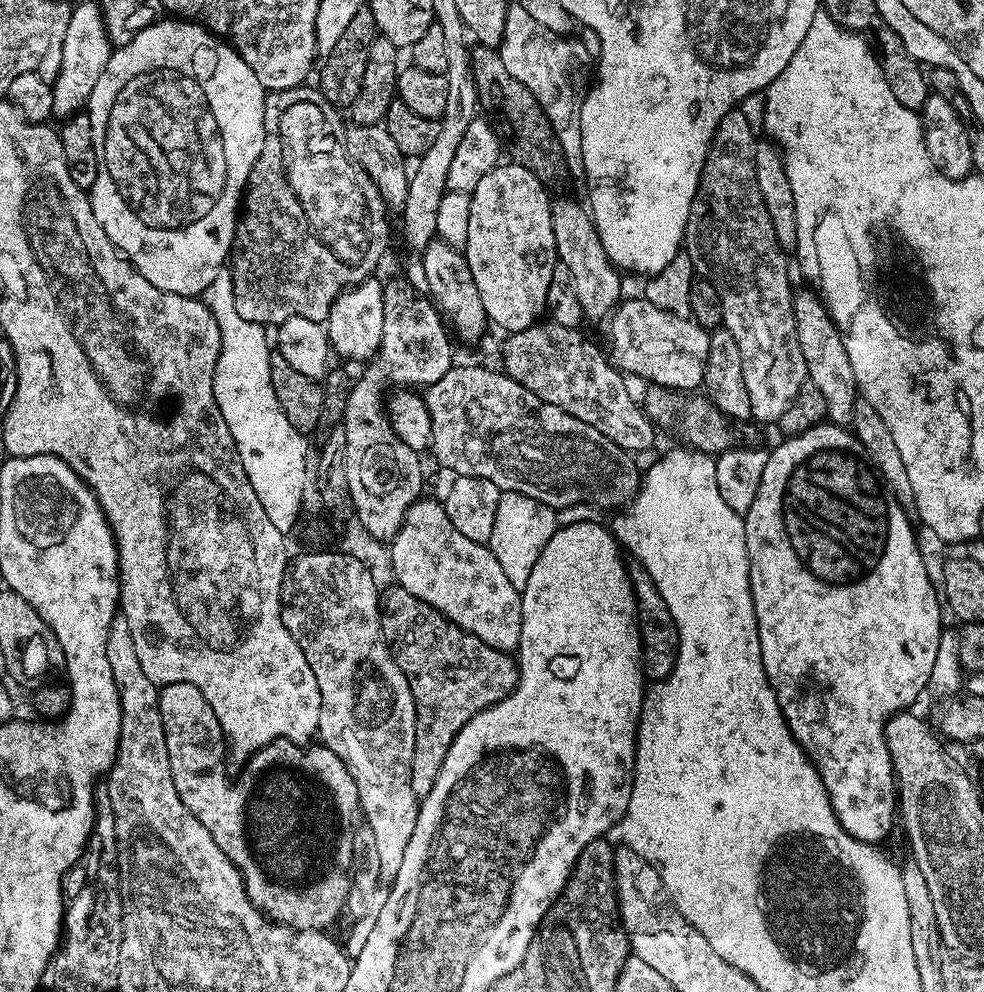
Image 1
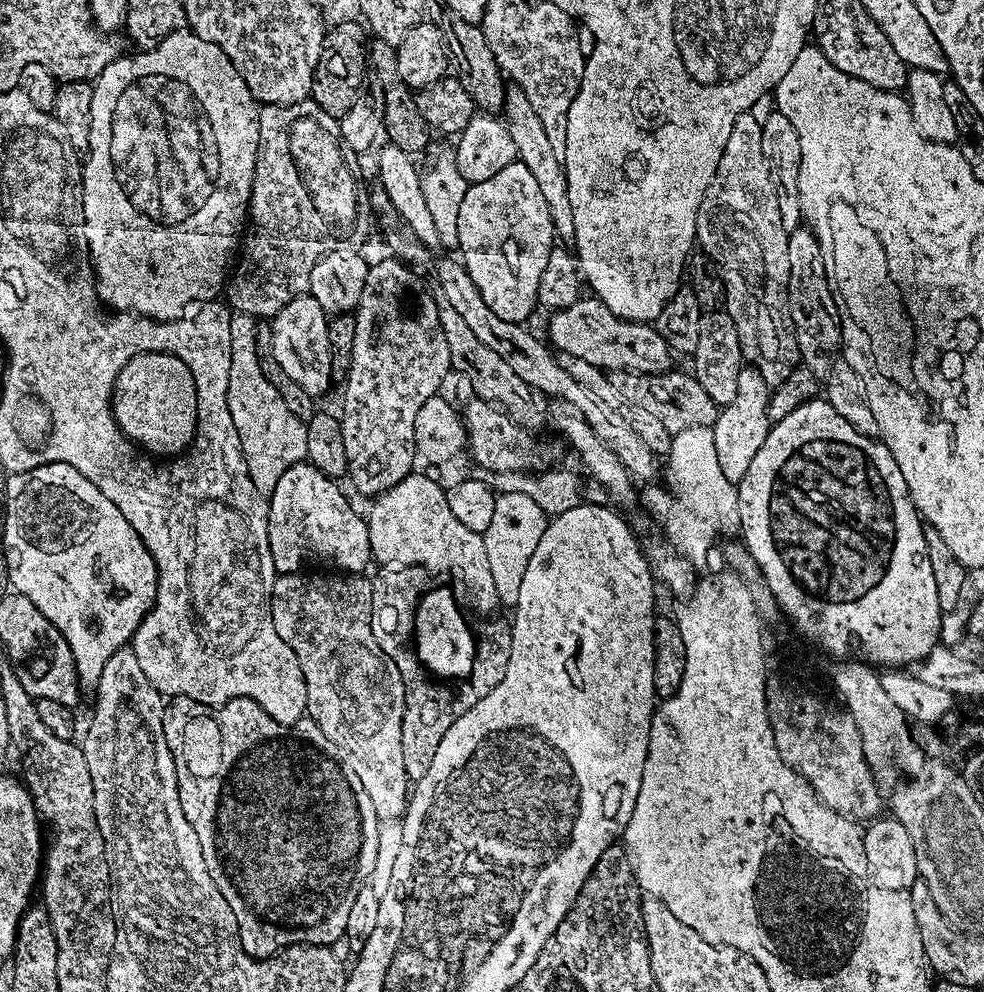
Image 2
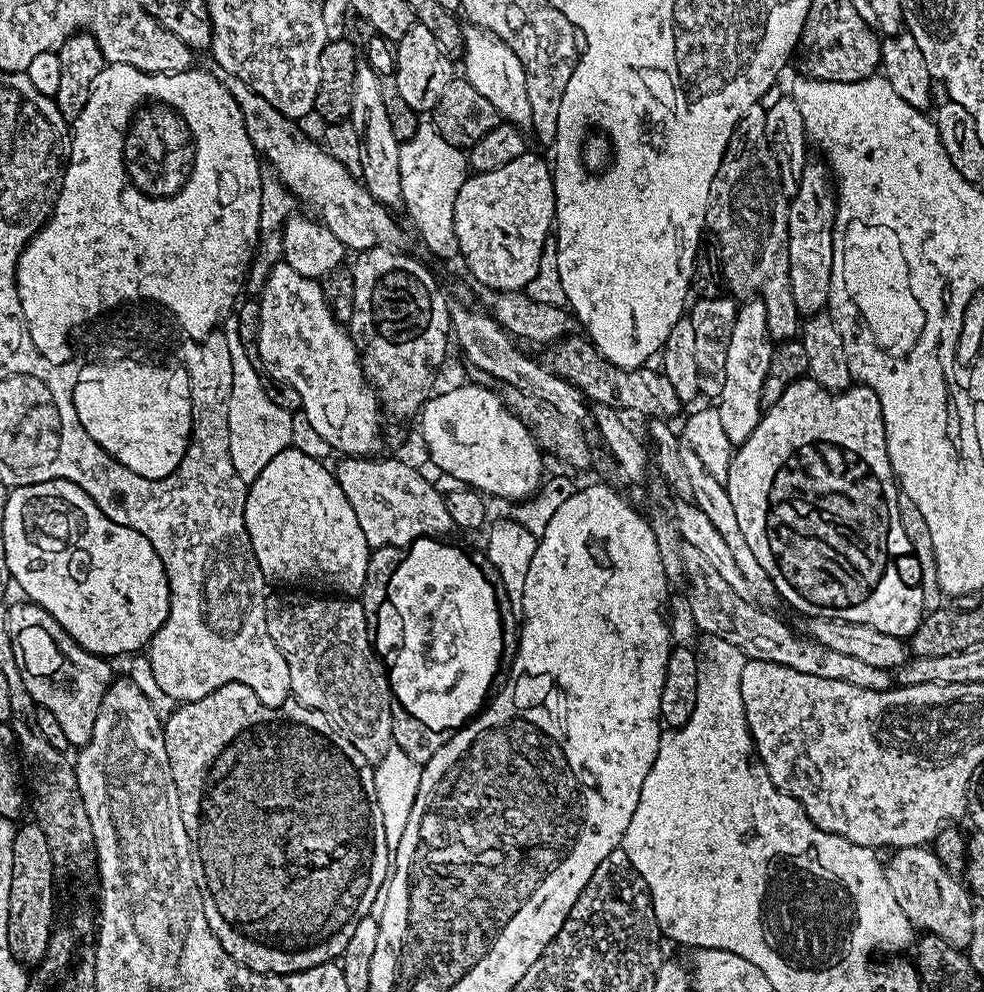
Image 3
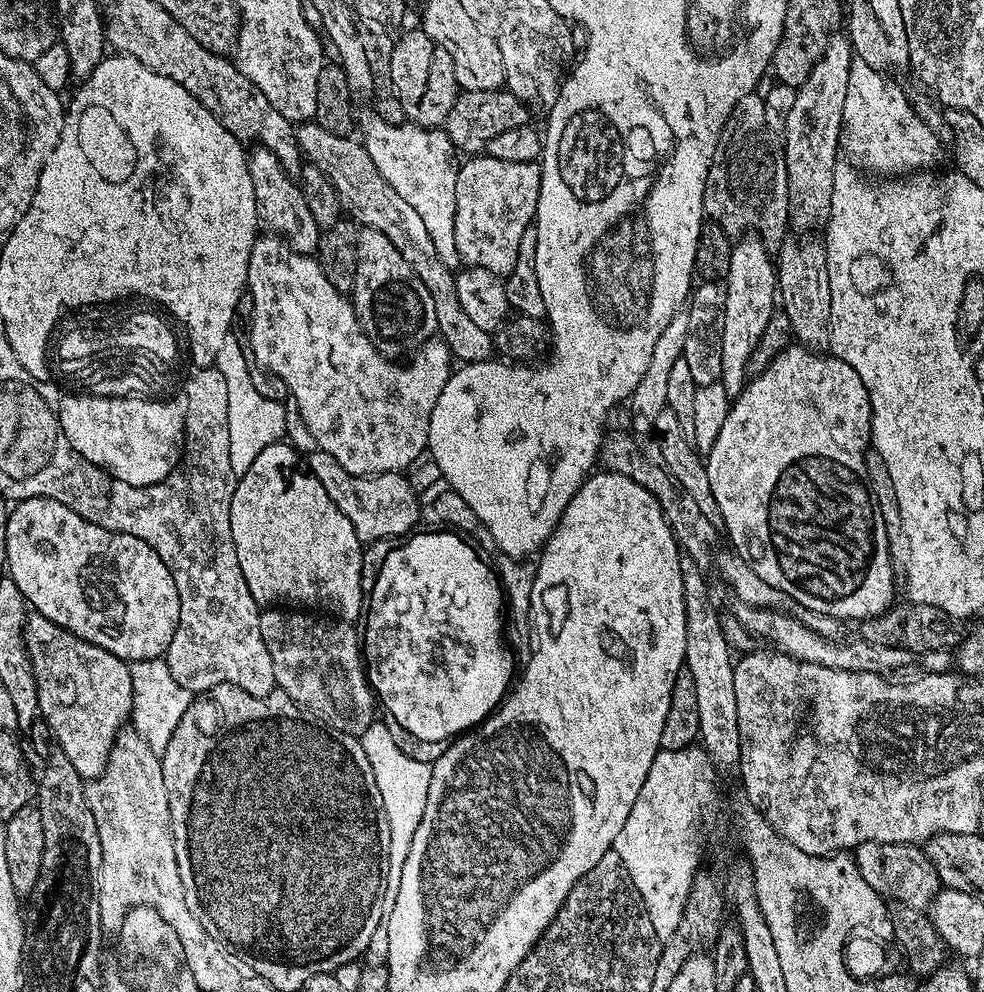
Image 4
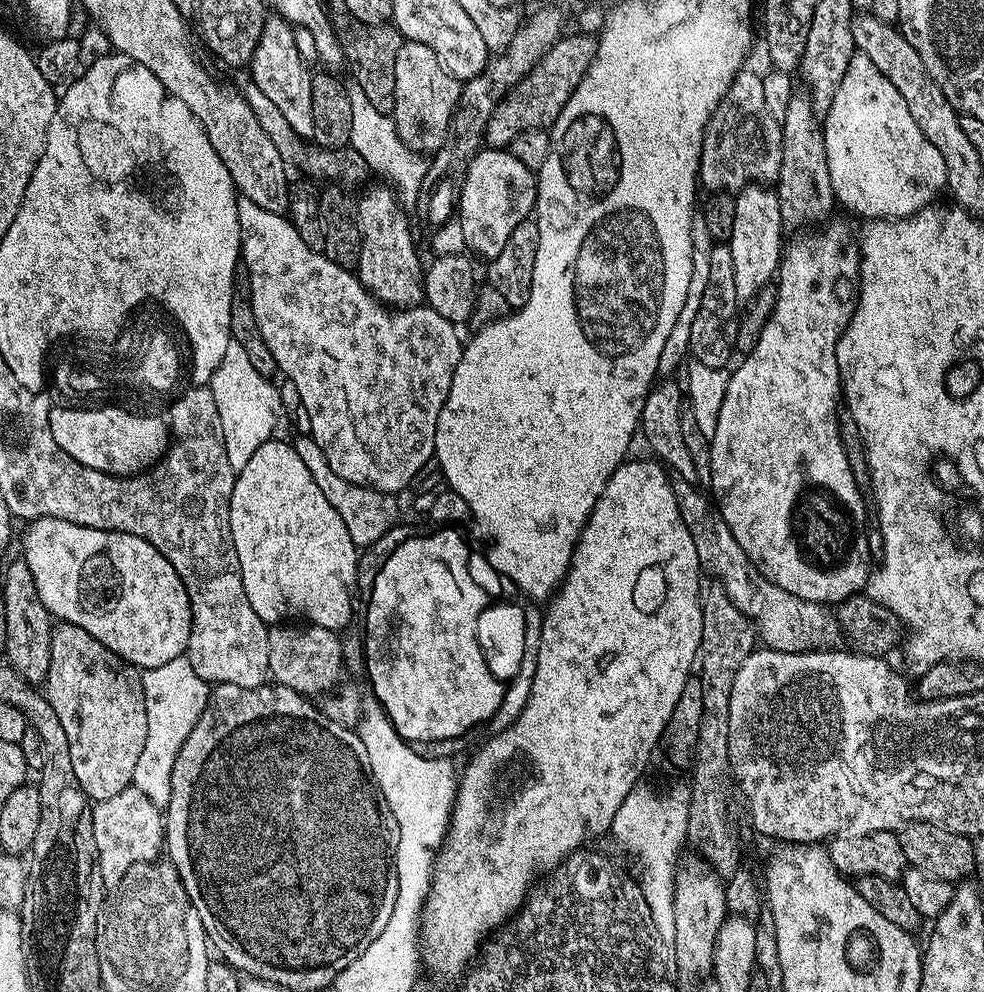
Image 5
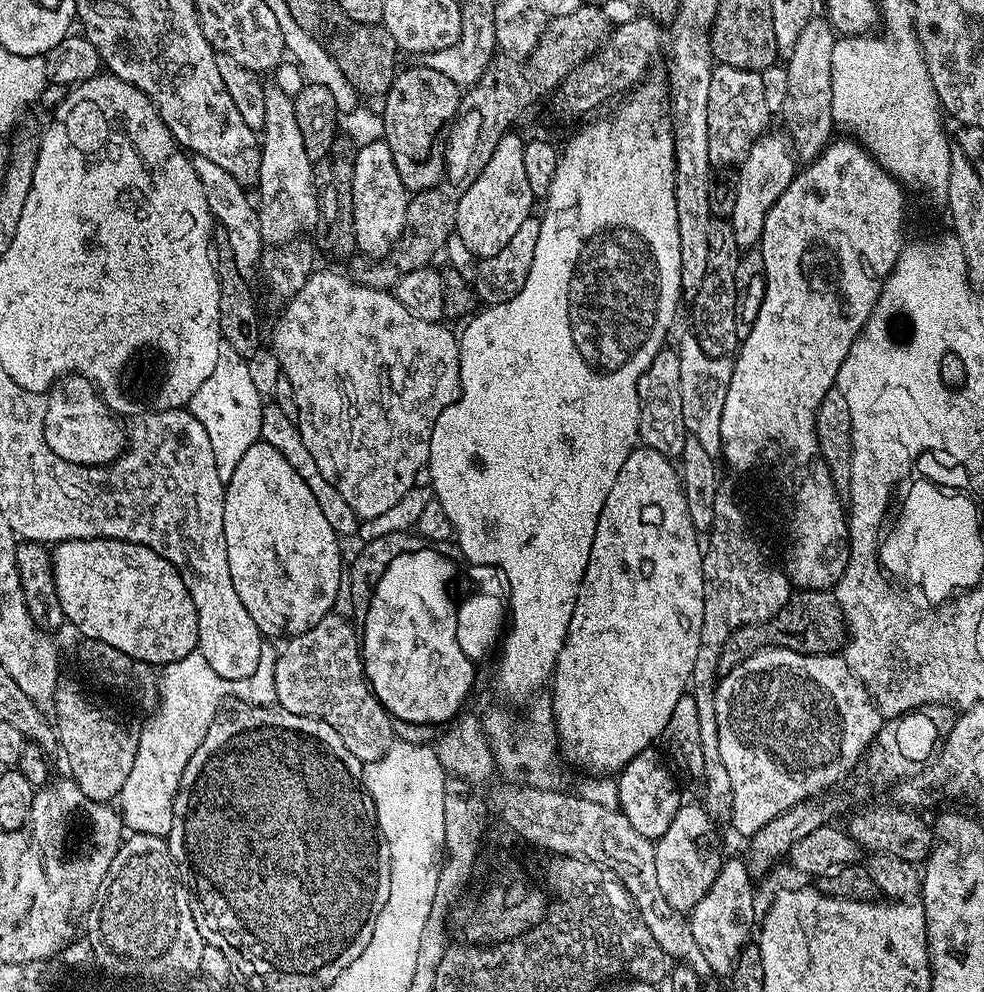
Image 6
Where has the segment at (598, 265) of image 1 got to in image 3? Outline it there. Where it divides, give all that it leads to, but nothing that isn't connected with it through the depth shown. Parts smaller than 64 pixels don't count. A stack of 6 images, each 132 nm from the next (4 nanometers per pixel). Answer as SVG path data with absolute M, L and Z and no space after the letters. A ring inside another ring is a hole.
M468 26L464 28L463 60L463 79L468 80L470 86L478 90L478 94L484 95L489 100L490 106L498 110L501 121L515 124L521 130L531 129L532 115L530 114L530 94L526 94L526 70L518 54L514 54L510 46L503 44L496 35L485 28Z

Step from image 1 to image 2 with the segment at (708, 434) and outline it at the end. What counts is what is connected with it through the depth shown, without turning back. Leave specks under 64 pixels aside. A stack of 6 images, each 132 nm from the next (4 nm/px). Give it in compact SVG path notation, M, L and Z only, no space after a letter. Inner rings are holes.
M670 370L666 373L638 373L619 372L616 376L616 389L622 394L628 404L645 410L655 419L661 421L672 435L696 427L711 428L716 424L720 406L702 389L693 373L676 372Z

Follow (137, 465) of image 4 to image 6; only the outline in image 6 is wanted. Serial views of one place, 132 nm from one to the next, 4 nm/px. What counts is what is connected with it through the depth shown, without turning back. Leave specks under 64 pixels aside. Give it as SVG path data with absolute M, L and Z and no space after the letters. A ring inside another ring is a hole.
M47 402L44 437L50 450L54 450L54 454L66 462L103 466L117 460L126 448L126 432L120 429L118 420L115 415L104 416L104 412L100 412L100 408L94 404L76 404L76 408L72 408L72 404Z

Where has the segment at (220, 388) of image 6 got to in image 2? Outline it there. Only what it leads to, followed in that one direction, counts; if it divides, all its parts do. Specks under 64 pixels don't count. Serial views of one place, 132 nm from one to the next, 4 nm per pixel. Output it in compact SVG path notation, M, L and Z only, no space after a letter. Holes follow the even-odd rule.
M243 314L233 315L230 322L230 418L238 426L238 438L244 451L244 461L252 484L265 494L271 494L278 486L278 478L290 466L301 463L307 454L307 423L294 418L282 402L282 394L274 390L272 383L262 374L258 366L256 349L257 317Z

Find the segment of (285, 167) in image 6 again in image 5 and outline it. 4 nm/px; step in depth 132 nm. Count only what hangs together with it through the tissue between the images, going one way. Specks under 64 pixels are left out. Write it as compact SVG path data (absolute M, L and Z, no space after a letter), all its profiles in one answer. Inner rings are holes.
M269 15L264 21L260 44L250 61L250 78L256 83L258 90L262 90L262 94L266 94L266 98L270 98L270 102L274 102L274 106L278 106L282 114L286 114L286 122L294 126L298 135L311 138L314 134L314 114L310 106L312 72L299 56L295 36L293 25L281 15Z

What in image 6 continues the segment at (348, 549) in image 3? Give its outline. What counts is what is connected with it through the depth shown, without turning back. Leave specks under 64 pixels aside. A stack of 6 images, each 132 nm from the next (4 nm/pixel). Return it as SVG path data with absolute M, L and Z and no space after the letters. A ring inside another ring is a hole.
M257 440L254 446L250 446L250 450L246 450L246 454L242 454L242 462L238 462L234 474L226 481L224 537L226 538L226 558L230 566L230 578L234 578L234 590L238 590L238 598L242 598L242 606L246 606L250 618L254 618L254 626L258 626L261 636L265 638L301 636L303 632L310 630L318 622L322 622L322 618L329 616L336 608L339 586L346 576L346 560L340 557L341 537L336 535L334 526L330 526L330 522L326 522L326 514L322 514L322 510L318 506L318 498L314 498L314 494L310 494L310 486L306 486L306 482L302 482L302 474L298 474L298 470L294 470L294 466L290 466L290 462L286 462L286 458L282 458L282 454L278 454L278 450L274 450L274 446L270 446L265 440Z

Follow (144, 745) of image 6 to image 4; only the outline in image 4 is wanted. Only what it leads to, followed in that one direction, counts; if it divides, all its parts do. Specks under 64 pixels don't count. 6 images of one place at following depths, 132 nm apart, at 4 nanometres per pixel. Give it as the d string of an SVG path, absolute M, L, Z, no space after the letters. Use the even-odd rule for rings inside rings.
M167 659L134 660L128 664L128 669L132 687L131 725L155 752L167 753L174 730L194 699L194 693L186 690L186 686L180 686L174 674L170 674Z

